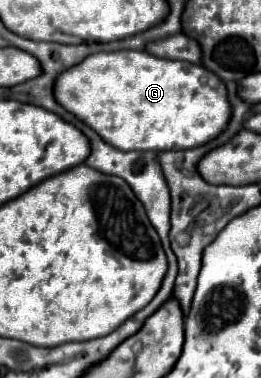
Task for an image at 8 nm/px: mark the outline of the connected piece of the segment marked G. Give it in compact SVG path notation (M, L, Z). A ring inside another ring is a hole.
M117 50L89 54L79 66L71 66L55 78L53 96L67 112L93 128L107 144L119 150L185 150L201 146L225 130L231 118L225 84L201 64L163 60L145 50Z

